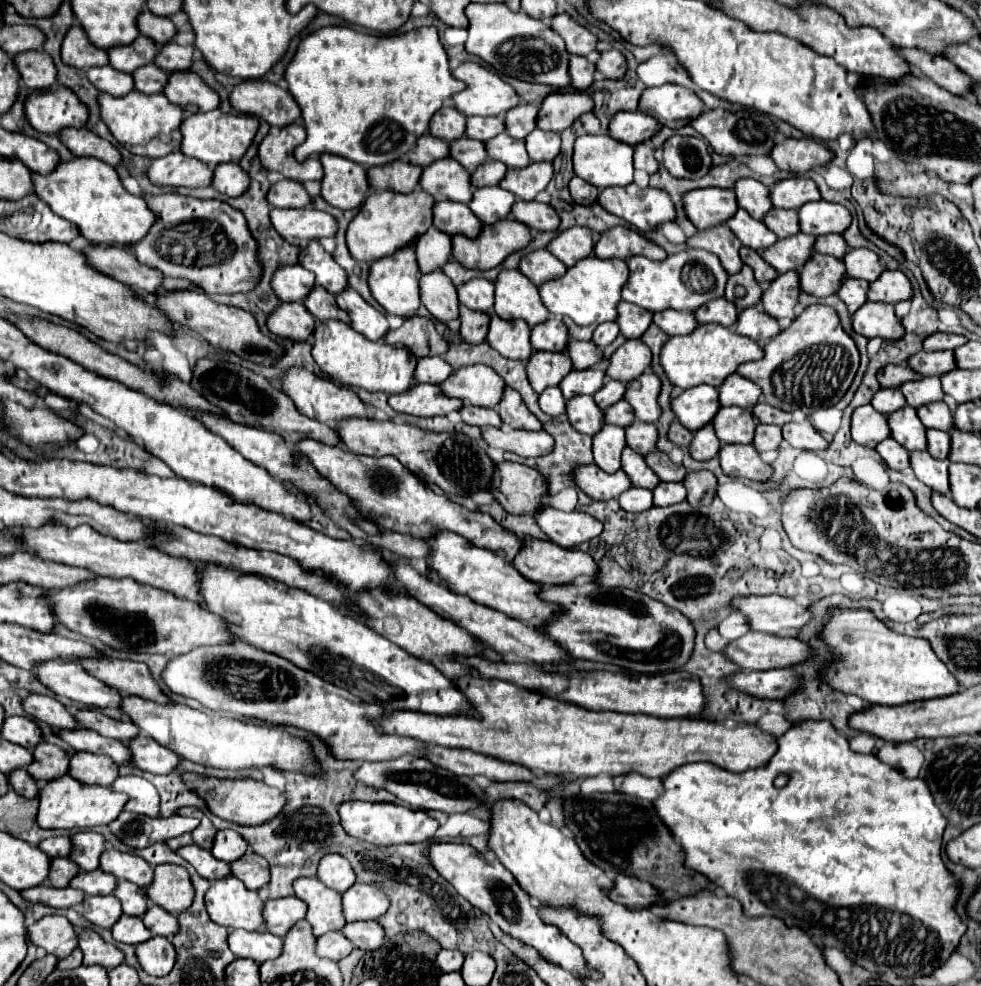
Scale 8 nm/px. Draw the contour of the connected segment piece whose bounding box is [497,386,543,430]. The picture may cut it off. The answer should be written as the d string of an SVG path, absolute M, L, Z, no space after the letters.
M509 386L503 392L503 400L497 406L497 412L499 412L501 420L511 428L517 428L517 430L543 430L543 424L529 412L529 408L521 400L519 392L515 392Z

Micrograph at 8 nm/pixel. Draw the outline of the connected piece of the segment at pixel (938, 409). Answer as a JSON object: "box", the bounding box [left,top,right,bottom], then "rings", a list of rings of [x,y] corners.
{"box":[917,402,953,432],"rings":[[[945,402],[925,404],[925,406],[917,408],[917,414],[919,414],[925,428],[945,430],[945,432],[953,430],[953,416],[951,416],[951,410],[947,408]]]}

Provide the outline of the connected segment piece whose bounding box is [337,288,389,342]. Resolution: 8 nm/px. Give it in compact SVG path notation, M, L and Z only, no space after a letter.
M347 288L341 294L337 294L337 304L351 316L351 326L365 338L379 342L389 332L385 314L367 304L355 290Z

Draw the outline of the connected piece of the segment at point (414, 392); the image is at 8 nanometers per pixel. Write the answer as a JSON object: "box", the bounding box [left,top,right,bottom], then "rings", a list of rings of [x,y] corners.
{"box":[389,384,463,418],"rings":[[[415,384],[405,394],[389,396],[389,404],[397,412],[429,418],[429,416],[447,416],[449,412],[457,412],[463,408],[463,400],[449,398],[441,392],[439,386],[433,384]]]}

